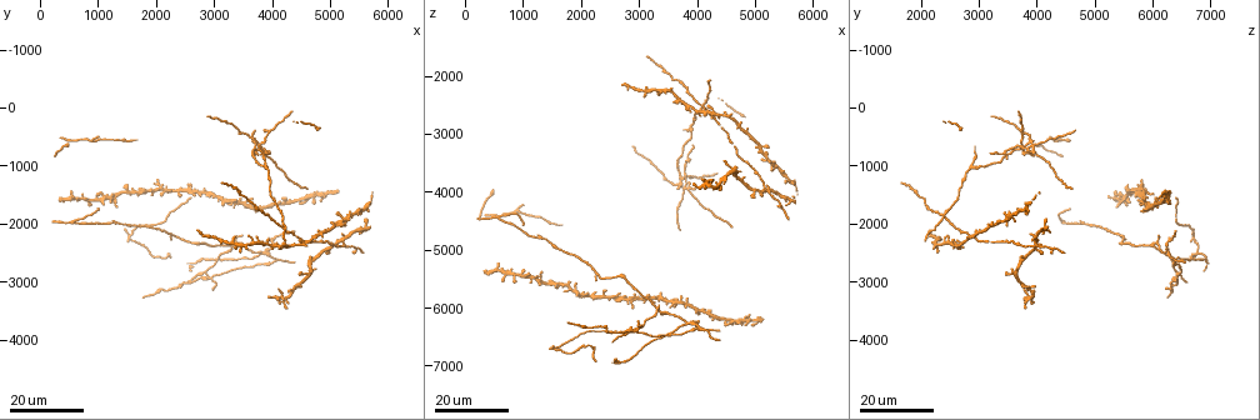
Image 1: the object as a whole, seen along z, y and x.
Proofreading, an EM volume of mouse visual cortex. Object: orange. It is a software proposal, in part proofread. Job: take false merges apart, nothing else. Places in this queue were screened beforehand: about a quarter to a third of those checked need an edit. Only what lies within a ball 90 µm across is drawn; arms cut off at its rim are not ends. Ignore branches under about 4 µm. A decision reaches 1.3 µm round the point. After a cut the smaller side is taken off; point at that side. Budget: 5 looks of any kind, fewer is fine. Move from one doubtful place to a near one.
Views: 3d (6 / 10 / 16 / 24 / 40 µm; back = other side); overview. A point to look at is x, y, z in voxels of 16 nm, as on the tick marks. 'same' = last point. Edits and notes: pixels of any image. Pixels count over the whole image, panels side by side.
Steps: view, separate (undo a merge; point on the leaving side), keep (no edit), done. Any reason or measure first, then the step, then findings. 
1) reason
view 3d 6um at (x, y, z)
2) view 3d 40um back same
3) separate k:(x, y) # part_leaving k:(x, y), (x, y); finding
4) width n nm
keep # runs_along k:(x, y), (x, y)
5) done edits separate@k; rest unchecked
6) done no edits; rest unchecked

arms part here
view 3d 16um at (3550, 1700, 5950)

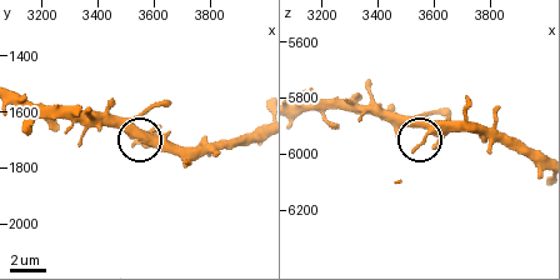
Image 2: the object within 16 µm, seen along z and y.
view 3d 10um at (3580, 1710, 5930)

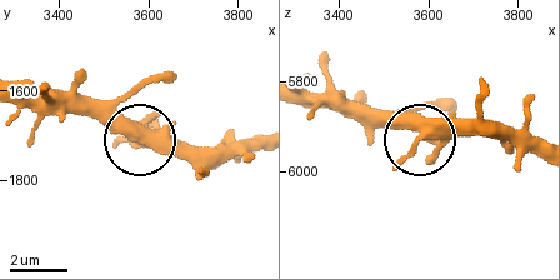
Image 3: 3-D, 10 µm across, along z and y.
width 370 nm
keep # all the same neuron

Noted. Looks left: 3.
branch point
view 3d 24um at (4250, 1650, 6100)

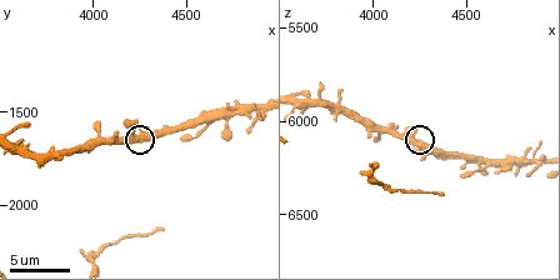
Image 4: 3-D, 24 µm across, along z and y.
view 3d 6um at (4240, 1660, 6120)

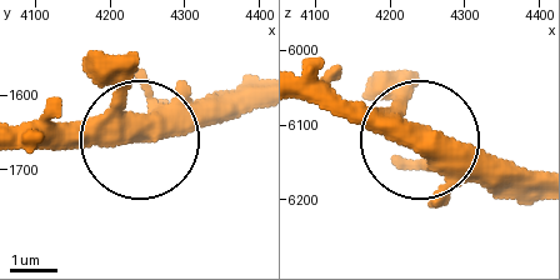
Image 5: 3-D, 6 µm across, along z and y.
keep # continuous, no second neuron

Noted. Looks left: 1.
done no edits; rest unchecked

